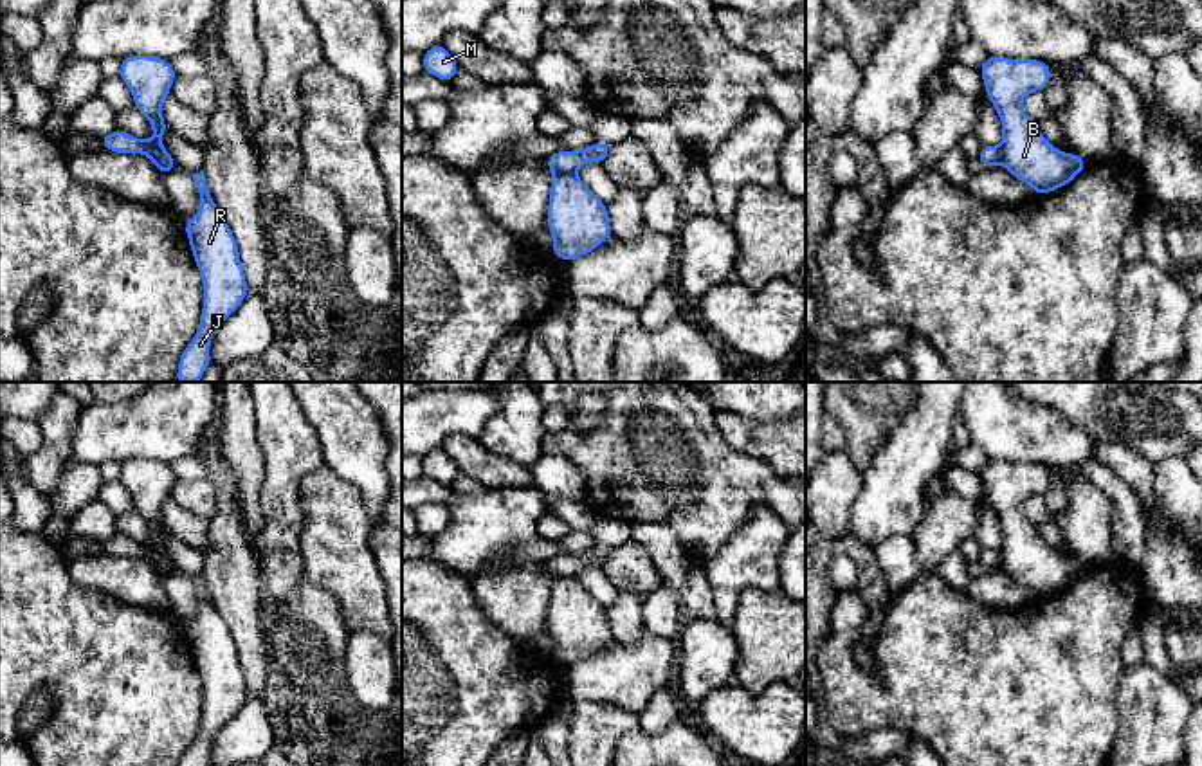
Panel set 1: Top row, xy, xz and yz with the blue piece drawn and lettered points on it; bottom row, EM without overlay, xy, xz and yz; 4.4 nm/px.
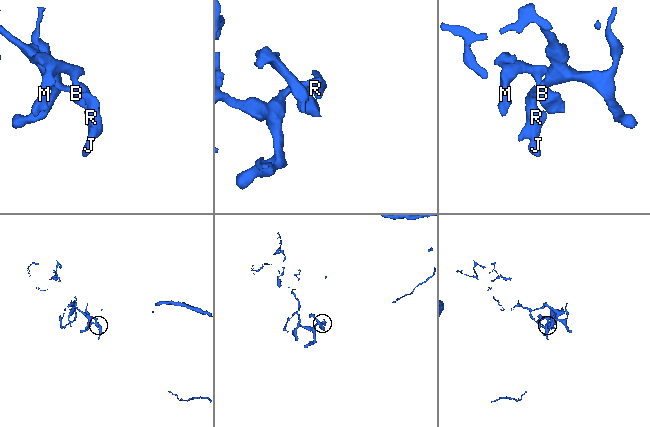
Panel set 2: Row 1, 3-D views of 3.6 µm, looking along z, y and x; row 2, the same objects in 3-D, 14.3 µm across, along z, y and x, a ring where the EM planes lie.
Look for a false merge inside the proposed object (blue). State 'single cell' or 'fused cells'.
fused cells

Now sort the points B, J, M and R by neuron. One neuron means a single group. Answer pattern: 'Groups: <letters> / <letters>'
Groups: B M / J R

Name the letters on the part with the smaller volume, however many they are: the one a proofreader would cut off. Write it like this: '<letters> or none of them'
B, M

